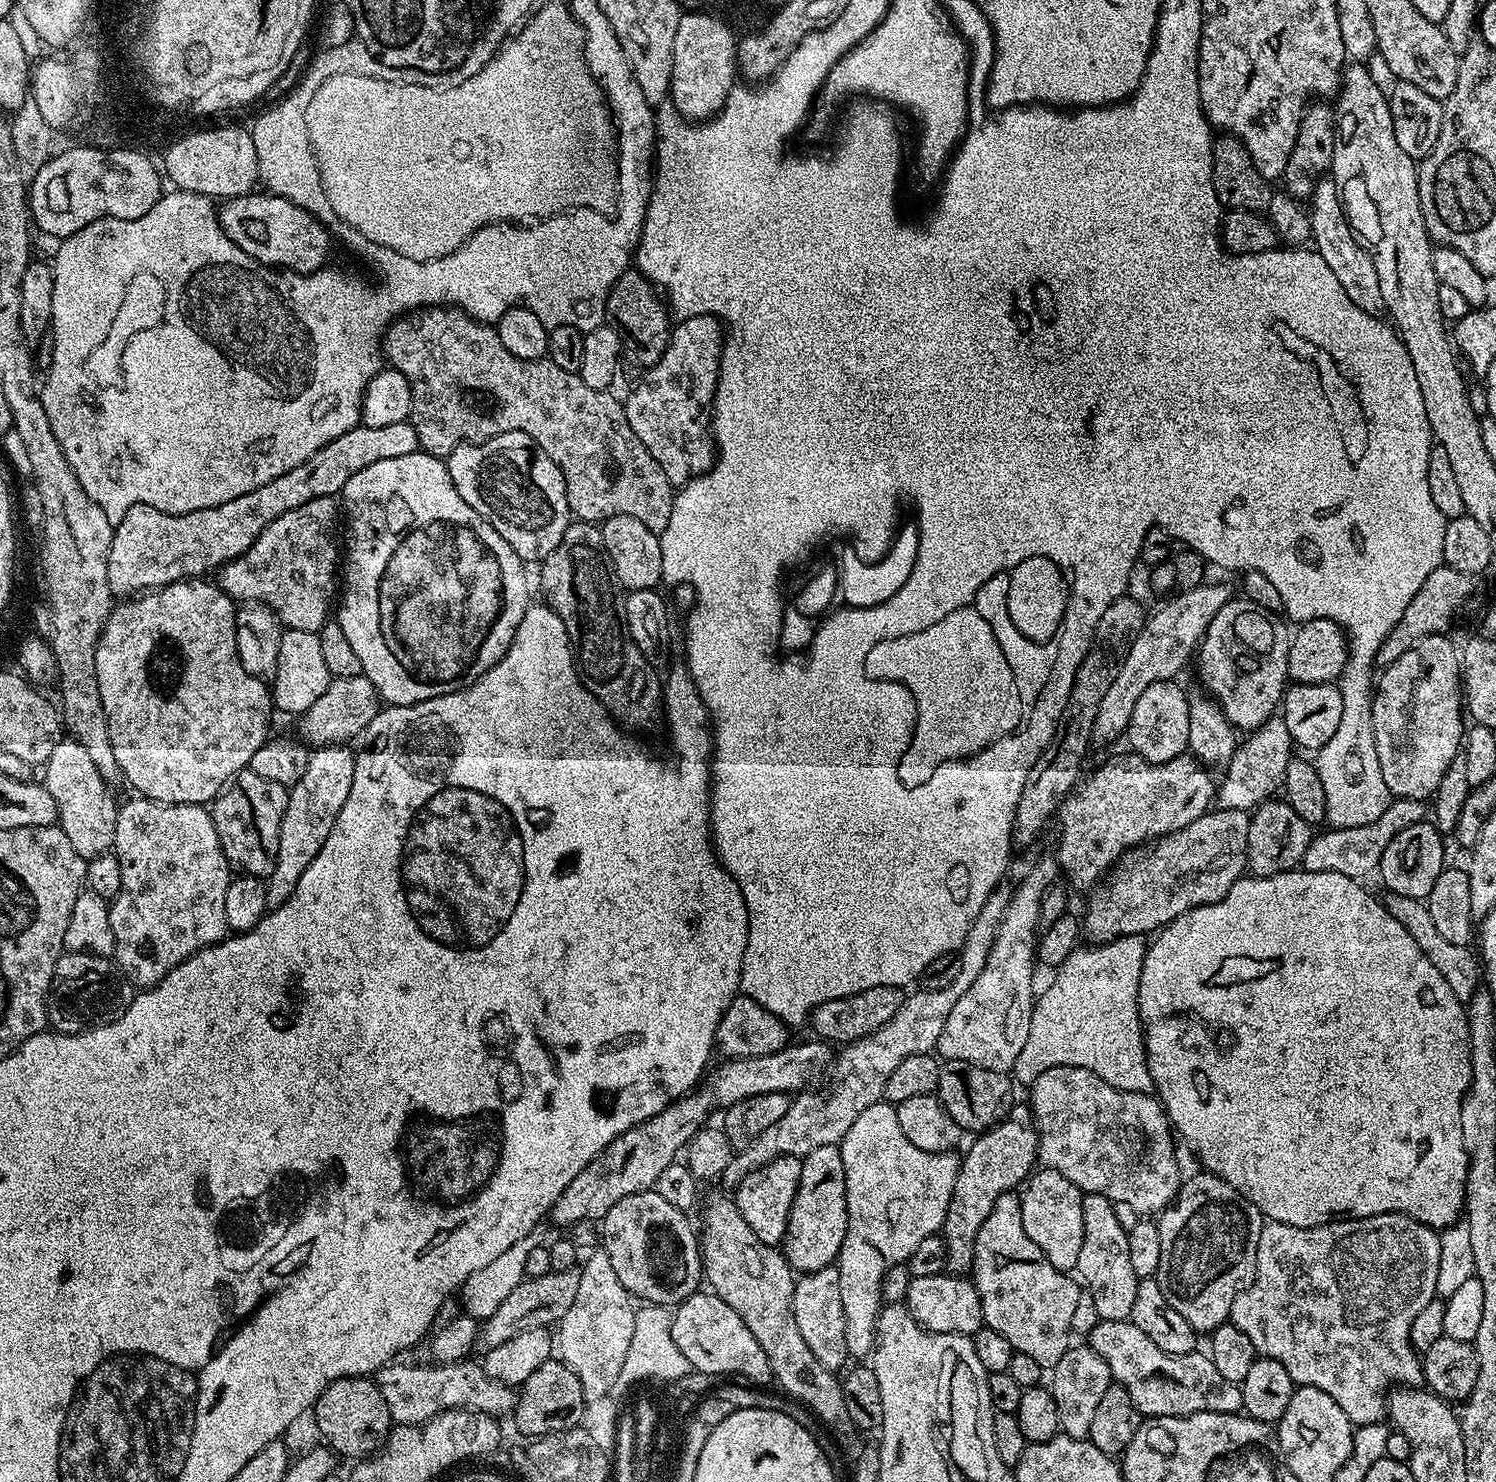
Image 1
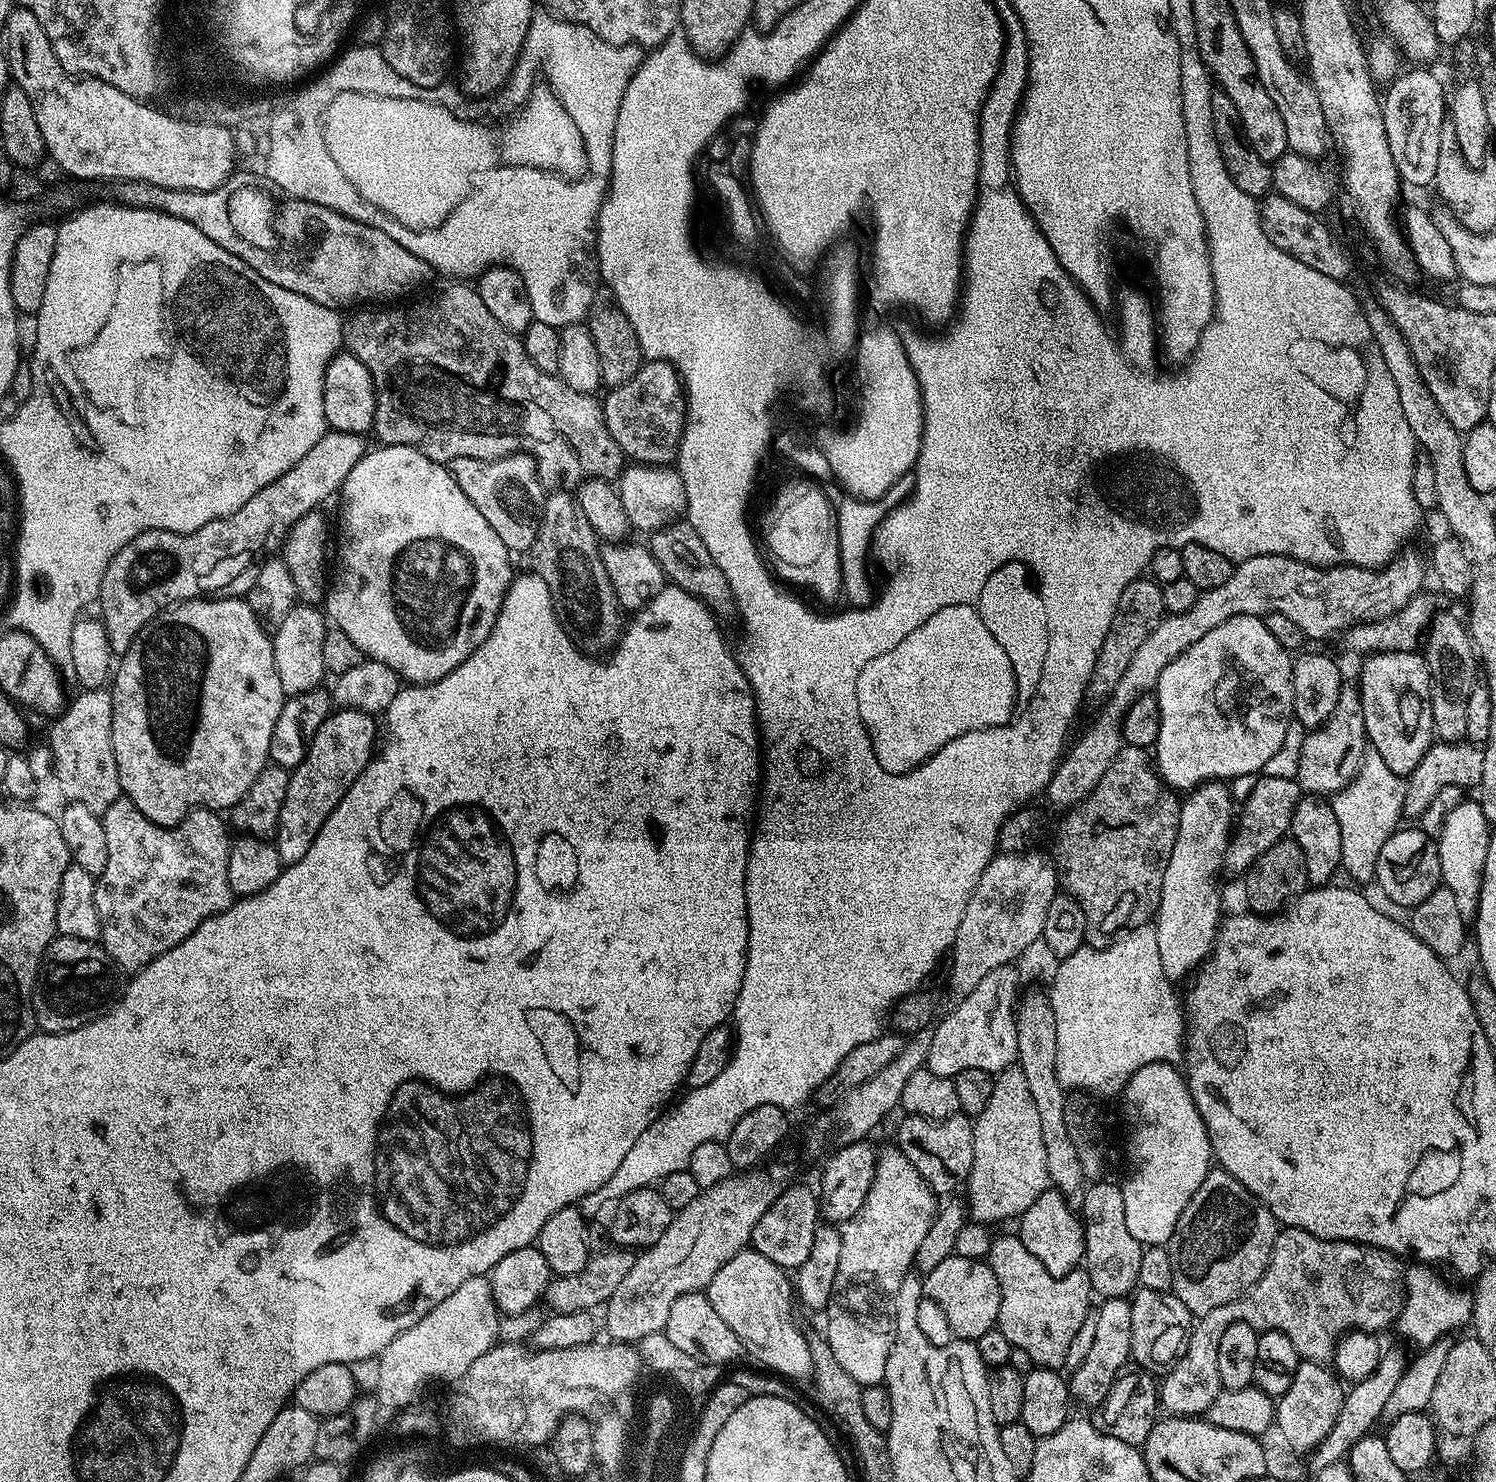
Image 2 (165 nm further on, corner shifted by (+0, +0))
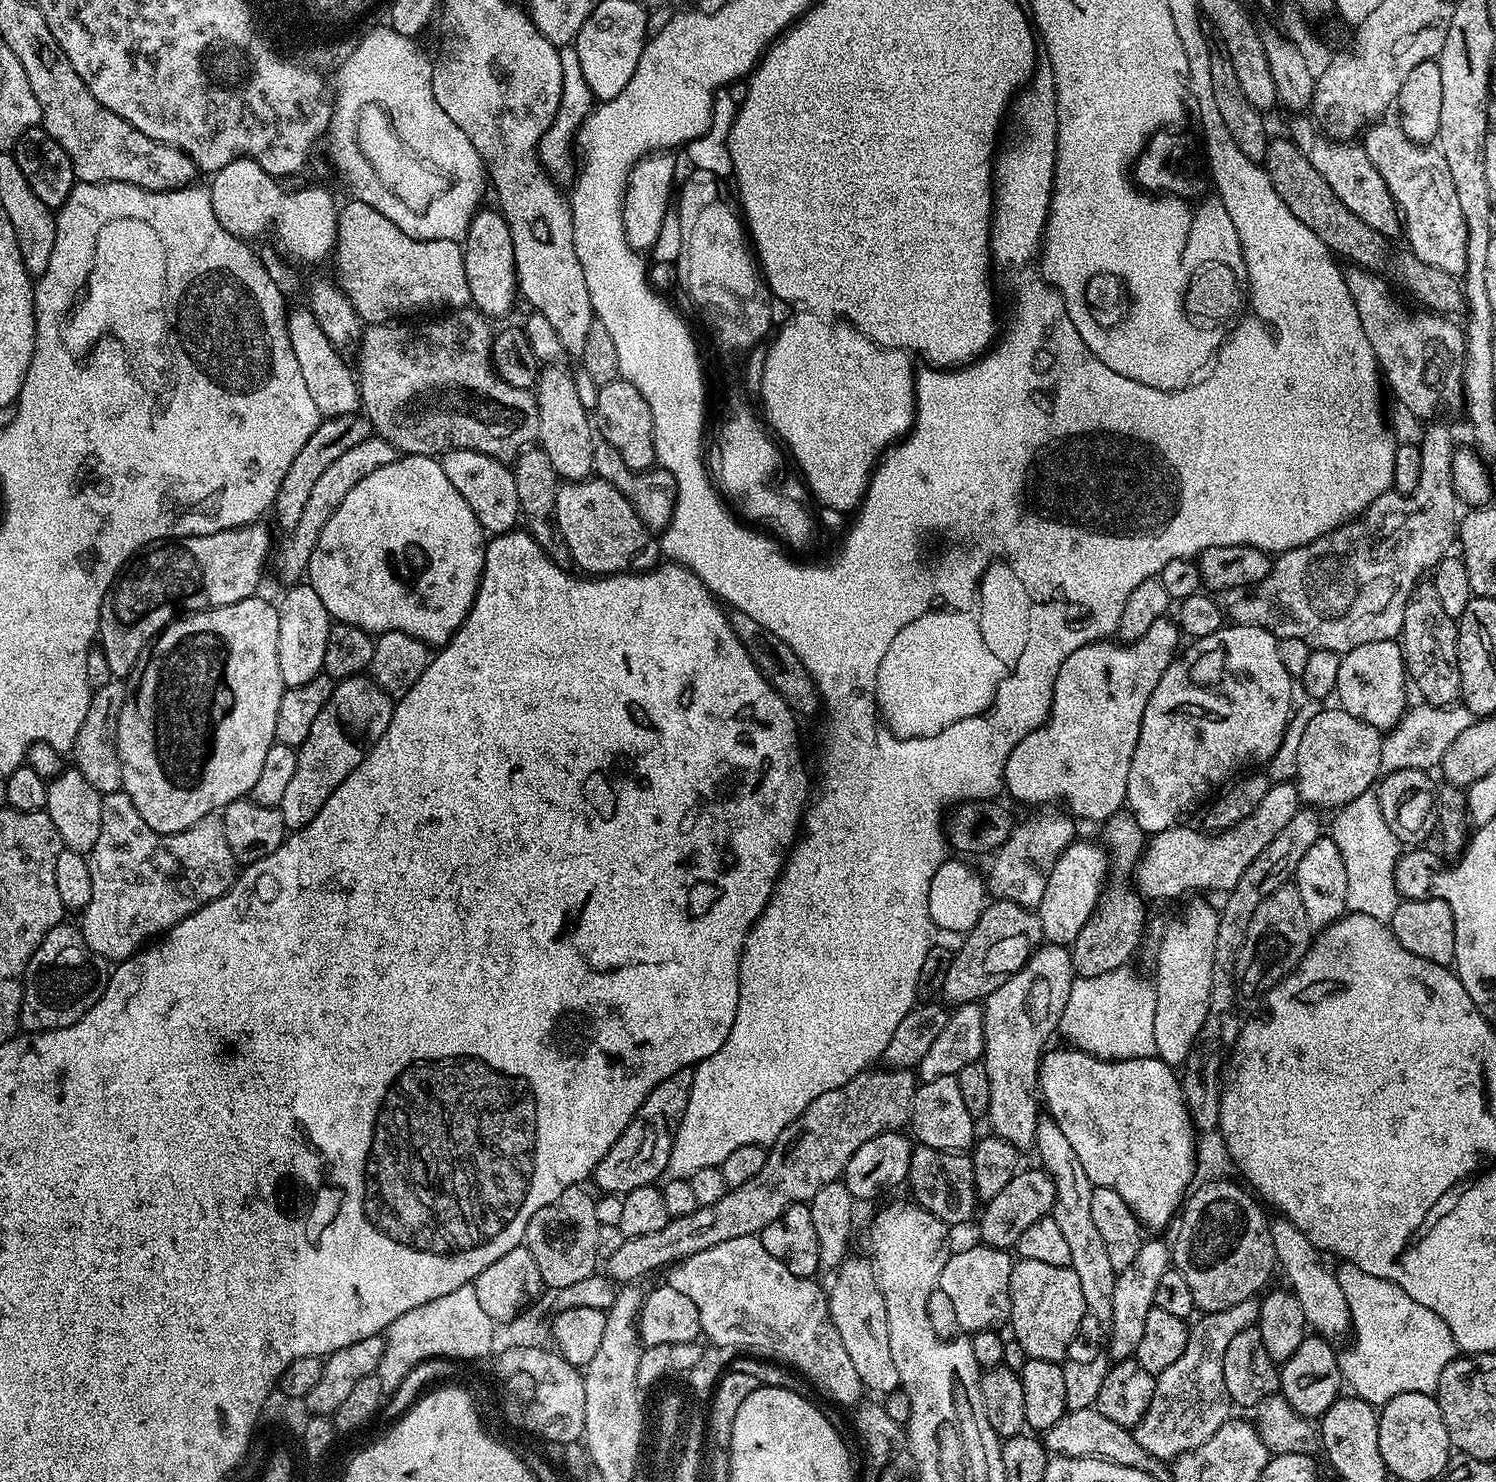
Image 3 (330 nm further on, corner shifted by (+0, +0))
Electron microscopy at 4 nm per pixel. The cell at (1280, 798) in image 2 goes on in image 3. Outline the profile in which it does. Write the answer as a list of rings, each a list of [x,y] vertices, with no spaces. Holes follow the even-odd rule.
[[[1333,706],[1325,710],[1324,716],[1314,717],[1308,729],[1303,730],[1302,736],[1294,783],[1305,805],[1325,804],[1331,810],[1336,810],[1369,791],[1377,783],[1382,772],[1381,729],[1354,718],[1339,706]]]

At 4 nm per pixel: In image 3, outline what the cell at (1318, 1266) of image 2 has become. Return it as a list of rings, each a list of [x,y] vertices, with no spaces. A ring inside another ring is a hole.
[[[1243,1300],[1238,1306],[1209,1312],[1199,1318],[1201,1320],[1188,1329],[1186,1350],[1182,1350],[1178,1362],[1166,1366],[1166,1370],[1156,1376],[1154,1398],[1150,1398],[1146,1414],[1134,1428],[1137,1442],[1147,1450],[1149,1457],[1161,1462],[1171,1462],[1183,1452],[1202,1446],[1202,1442],[1209,1440],[1230,1419],[1228,1411],[1233,1411],[1234,1405],[1222,1374],[1224,1351],[1238,1330],[1246,1330],[1259,1321],[1260,1300]]]

